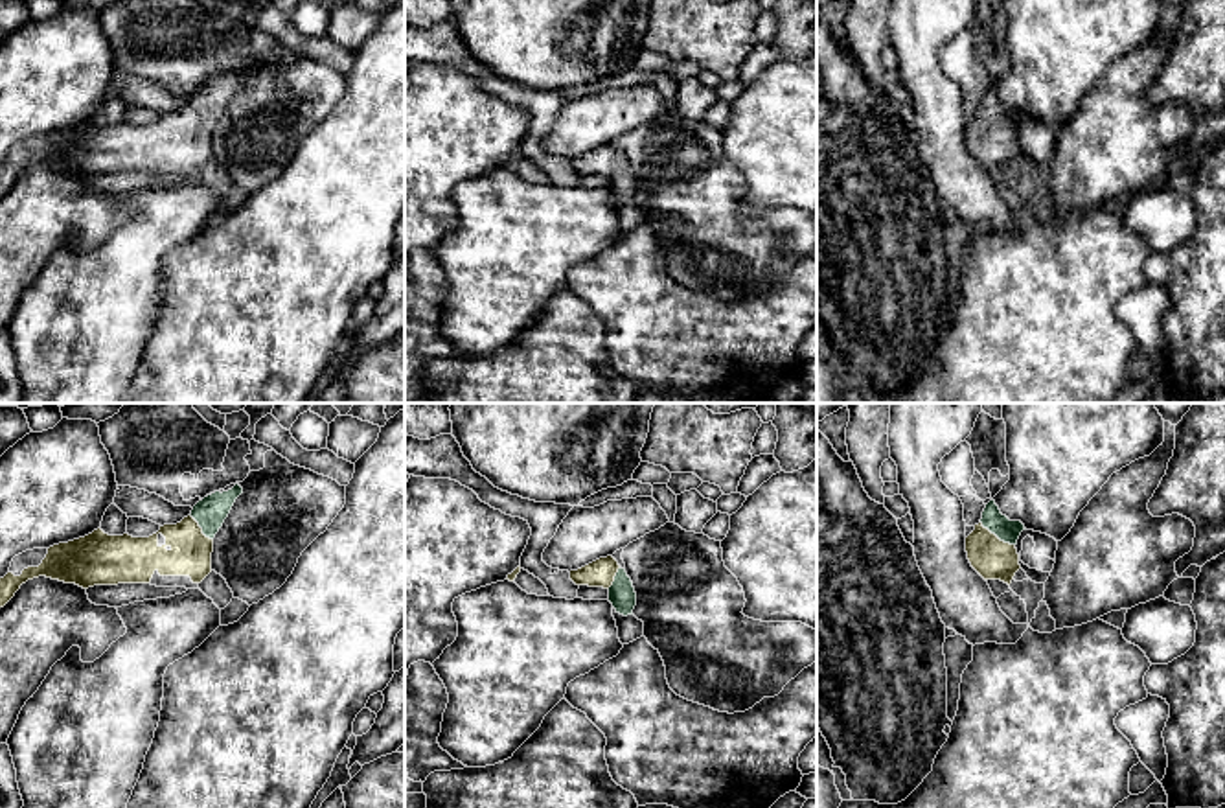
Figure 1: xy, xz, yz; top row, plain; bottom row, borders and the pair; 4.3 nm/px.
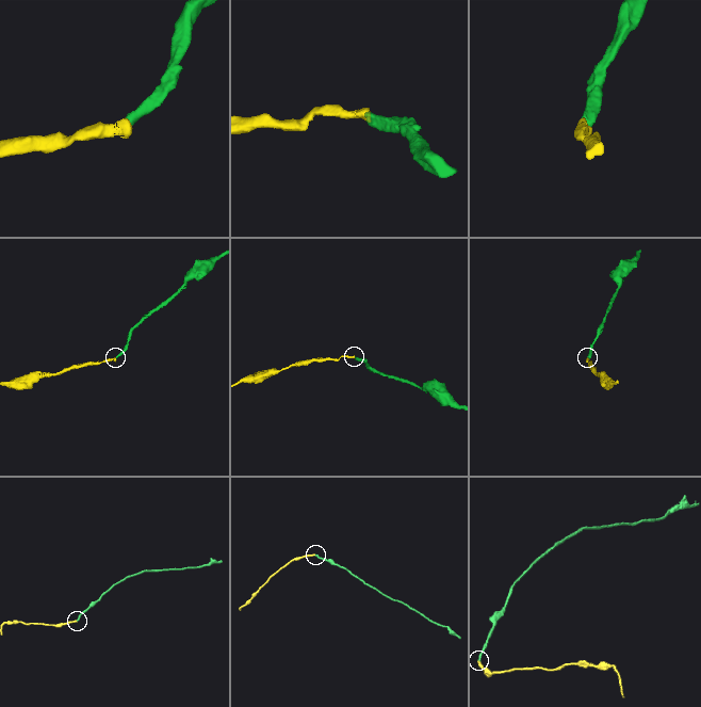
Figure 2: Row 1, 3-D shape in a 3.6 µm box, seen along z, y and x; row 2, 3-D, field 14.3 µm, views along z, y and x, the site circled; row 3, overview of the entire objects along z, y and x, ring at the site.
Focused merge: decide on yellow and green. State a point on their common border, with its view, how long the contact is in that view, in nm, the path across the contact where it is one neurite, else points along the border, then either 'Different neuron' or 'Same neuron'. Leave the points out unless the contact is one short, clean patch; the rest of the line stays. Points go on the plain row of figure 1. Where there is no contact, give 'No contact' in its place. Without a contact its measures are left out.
Touches yellow at yz (996, 124). Shared border 190 nm. Path across: yz (992, 146), (996, 124), (1007, 118). Same neuron

